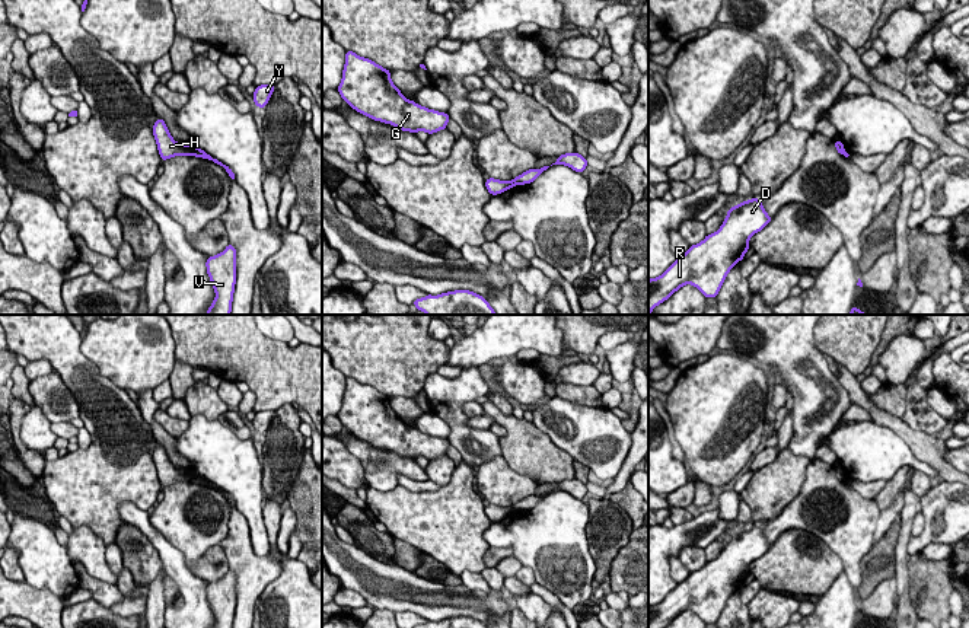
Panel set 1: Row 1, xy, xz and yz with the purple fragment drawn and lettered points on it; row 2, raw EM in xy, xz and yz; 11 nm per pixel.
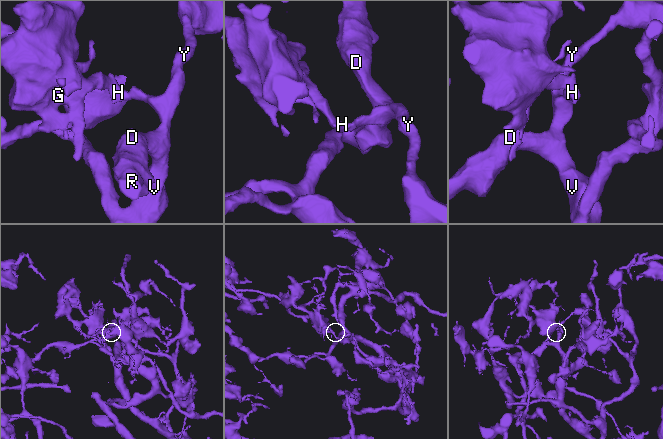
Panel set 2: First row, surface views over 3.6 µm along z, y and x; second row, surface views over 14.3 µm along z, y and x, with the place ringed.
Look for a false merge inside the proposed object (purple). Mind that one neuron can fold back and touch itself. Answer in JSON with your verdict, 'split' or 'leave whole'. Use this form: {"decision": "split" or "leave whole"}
{"decision": "split"}

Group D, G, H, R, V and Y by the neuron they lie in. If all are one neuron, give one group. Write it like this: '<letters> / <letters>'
D R V Y / G H

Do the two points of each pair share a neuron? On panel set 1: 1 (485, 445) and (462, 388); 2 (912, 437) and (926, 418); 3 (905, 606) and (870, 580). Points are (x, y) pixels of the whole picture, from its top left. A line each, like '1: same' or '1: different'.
1: same
2: different
3: different

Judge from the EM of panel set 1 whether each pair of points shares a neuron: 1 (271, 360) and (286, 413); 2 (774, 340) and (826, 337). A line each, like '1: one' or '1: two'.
1: two
2: two

